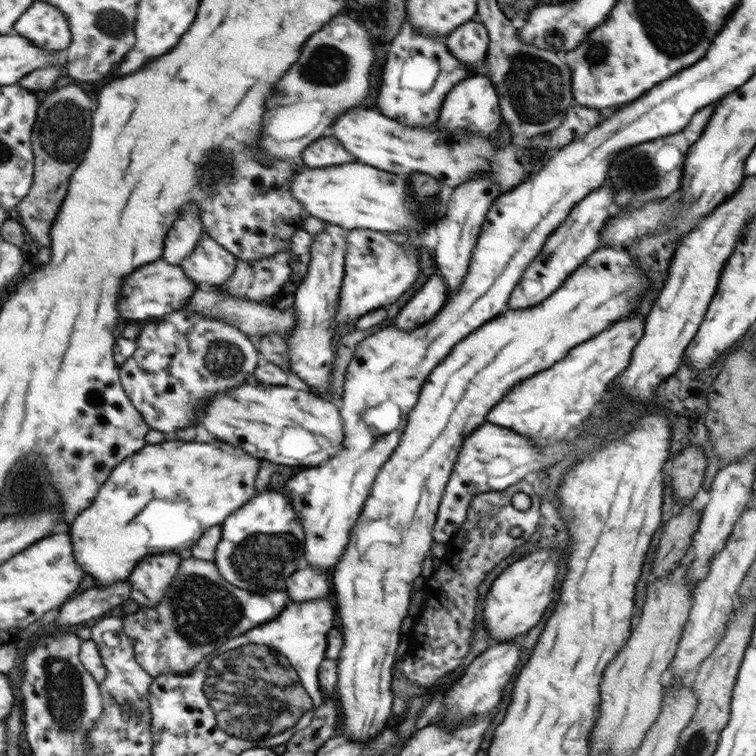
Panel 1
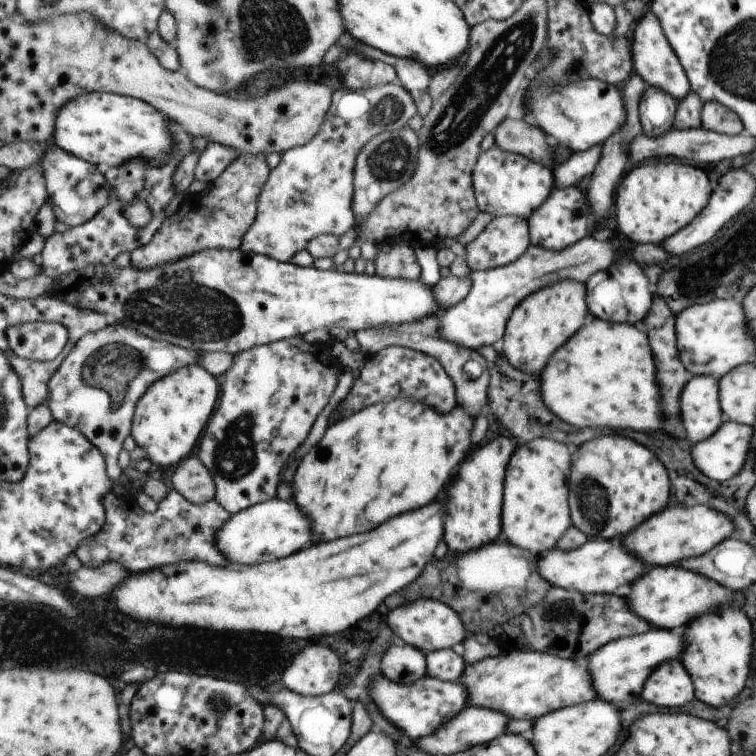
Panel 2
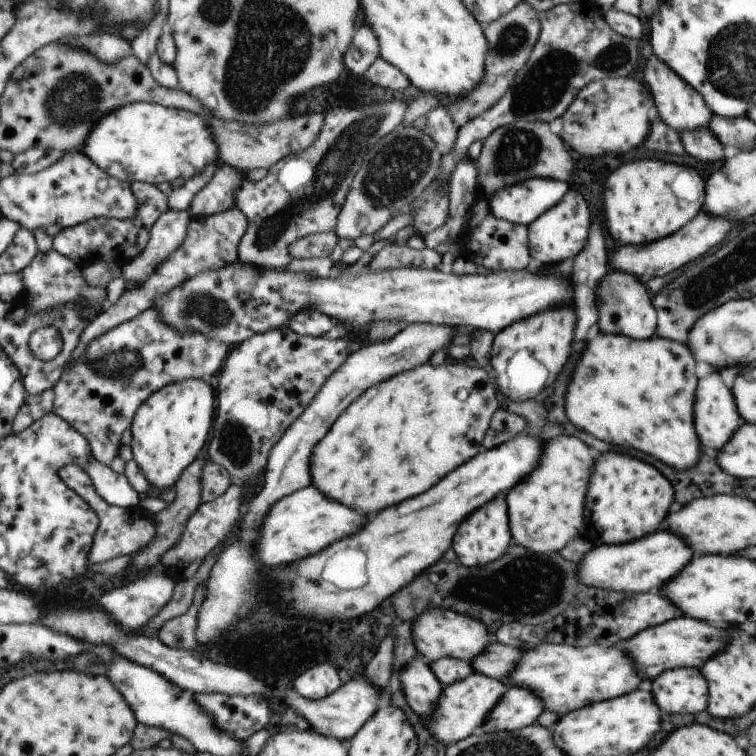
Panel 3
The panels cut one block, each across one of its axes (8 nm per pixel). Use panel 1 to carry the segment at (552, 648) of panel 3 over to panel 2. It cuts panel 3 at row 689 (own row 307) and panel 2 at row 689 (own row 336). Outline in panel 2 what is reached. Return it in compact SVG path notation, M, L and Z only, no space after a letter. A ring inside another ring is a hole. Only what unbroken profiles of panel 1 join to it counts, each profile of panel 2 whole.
M503 650L499 656L485 658L471 666L466 665L458 682L468 688L469 695L472 696L470 706L501 710L510 720L535 721L555 710L598 698L588 665L581 667L571 658L557 658L553 653L533 650L527 652Z

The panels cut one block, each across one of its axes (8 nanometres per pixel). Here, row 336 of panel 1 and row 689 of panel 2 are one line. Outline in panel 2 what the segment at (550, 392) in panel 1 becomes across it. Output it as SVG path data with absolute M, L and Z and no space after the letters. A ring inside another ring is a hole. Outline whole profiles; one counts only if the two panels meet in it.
M652 627L645 633L622 637L610 641L608 645L589 654L587 663L593 676L593 687L597 690L597 697L615 703L617 707L630 704L640 699L645 681L652 672L664 662L680 660L685 650L685 638L678 630L663 630Z

